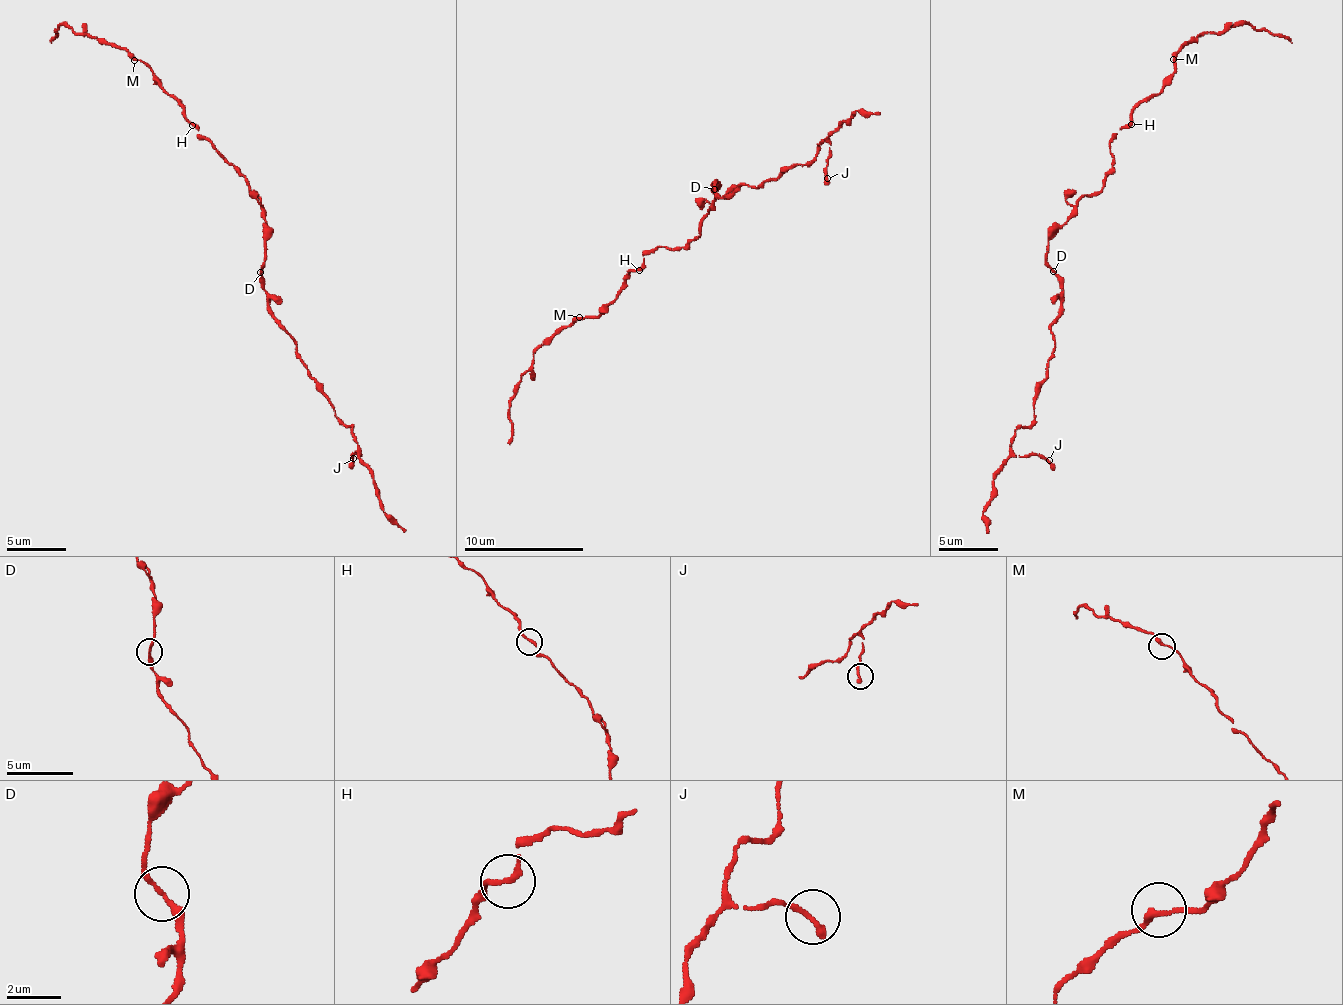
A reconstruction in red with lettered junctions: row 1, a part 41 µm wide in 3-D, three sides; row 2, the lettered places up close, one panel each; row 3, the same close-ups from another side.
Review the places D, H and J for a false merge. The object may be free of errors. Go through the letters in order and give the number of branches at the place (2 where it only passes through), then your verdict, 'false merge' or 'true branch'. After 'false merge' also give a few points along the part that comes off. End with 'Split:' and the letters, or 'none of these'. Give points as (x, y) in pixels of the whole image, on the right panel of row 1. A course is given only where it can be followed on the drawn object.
D: 2 | true branch
H: 1 | true branch
J: 1 | true branch
Split: none of these

